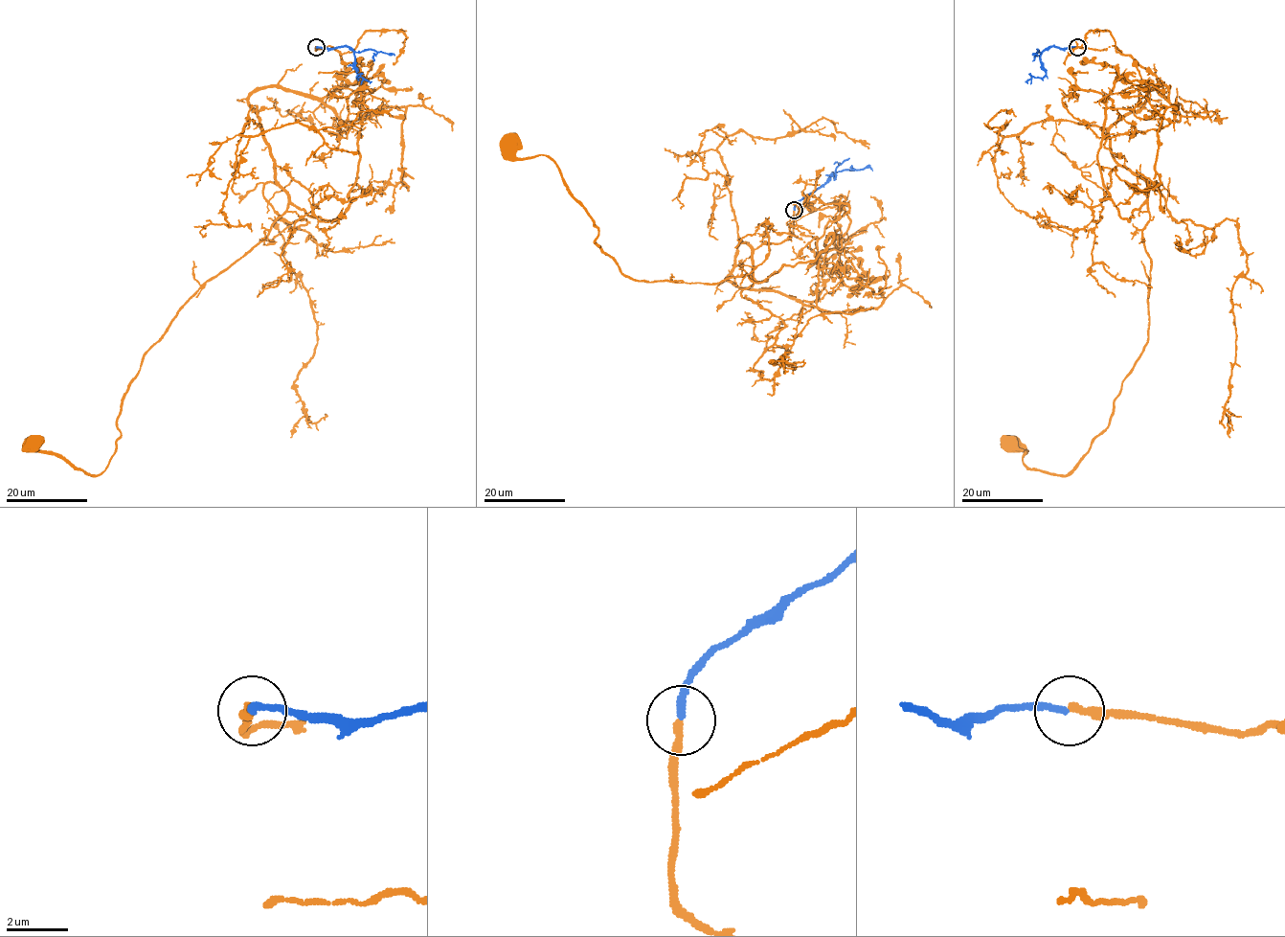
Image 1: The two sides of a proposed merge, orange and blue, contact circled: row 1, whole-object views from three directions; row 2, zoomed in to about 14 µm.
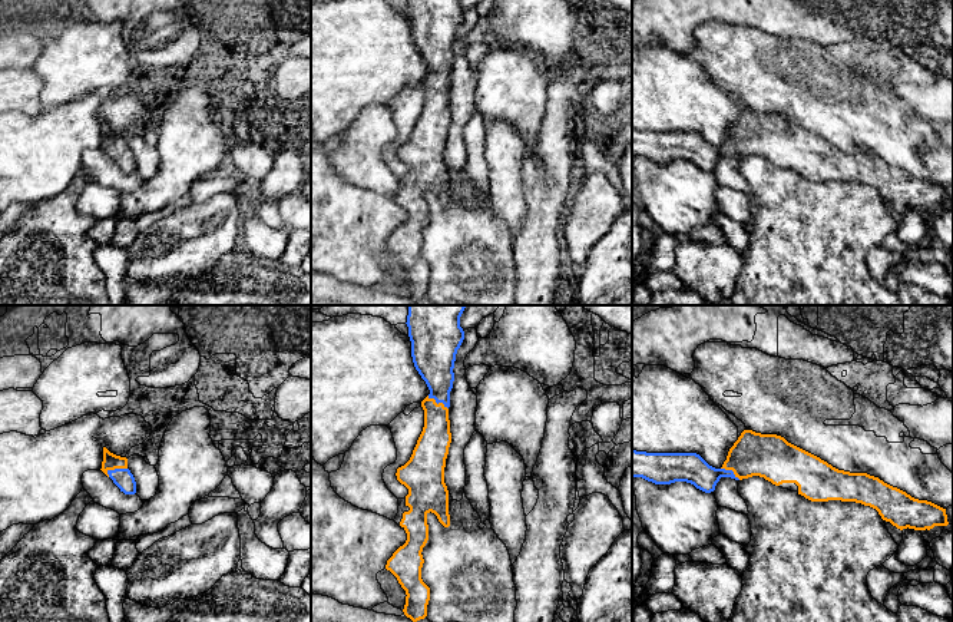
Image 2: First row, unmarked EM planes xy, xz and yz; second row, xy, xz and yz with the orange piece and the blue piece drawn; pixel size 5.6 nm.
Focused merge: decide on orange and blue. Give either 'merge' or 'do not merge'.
merge

